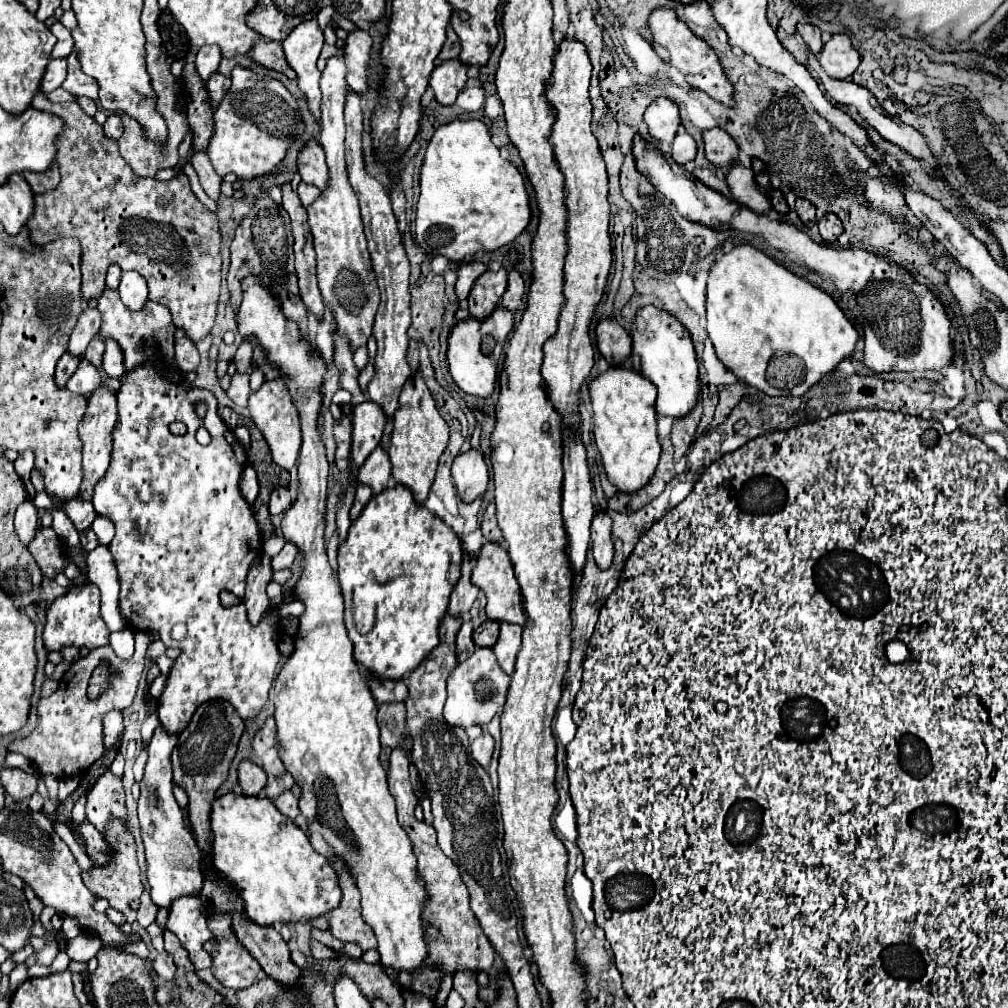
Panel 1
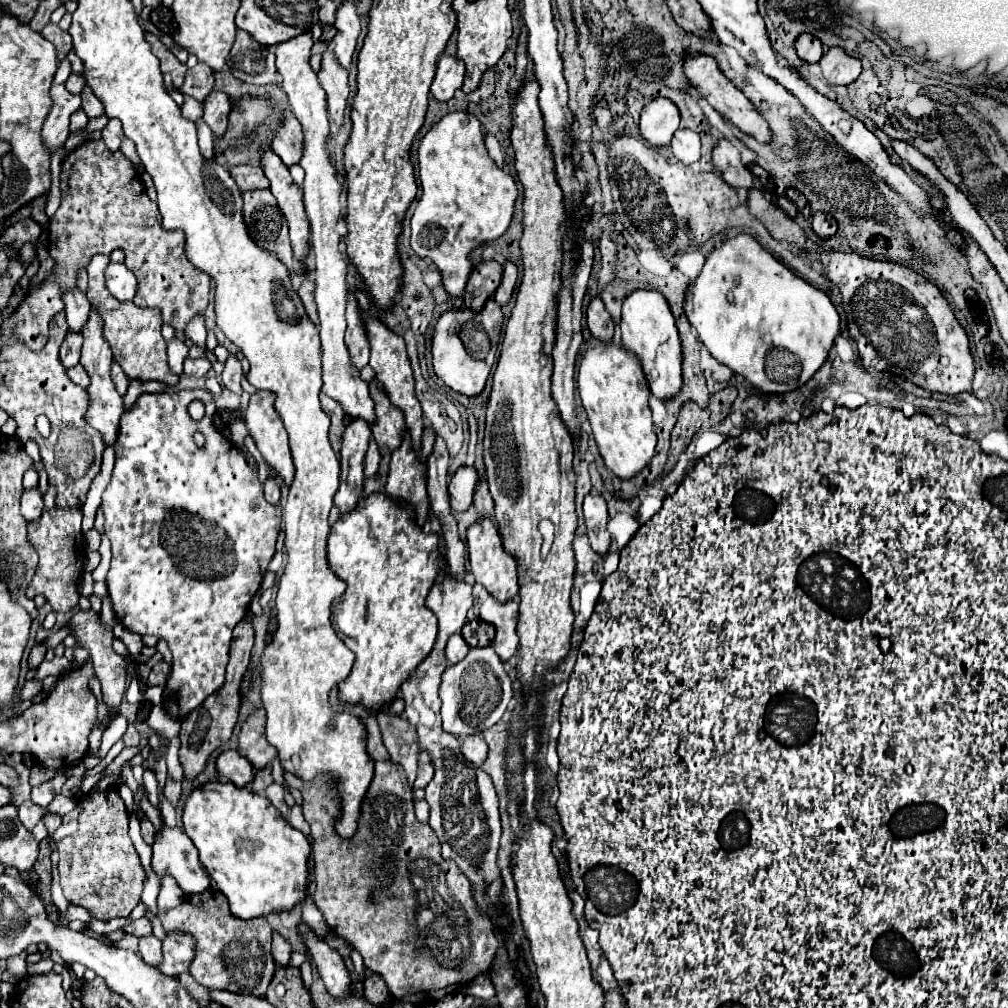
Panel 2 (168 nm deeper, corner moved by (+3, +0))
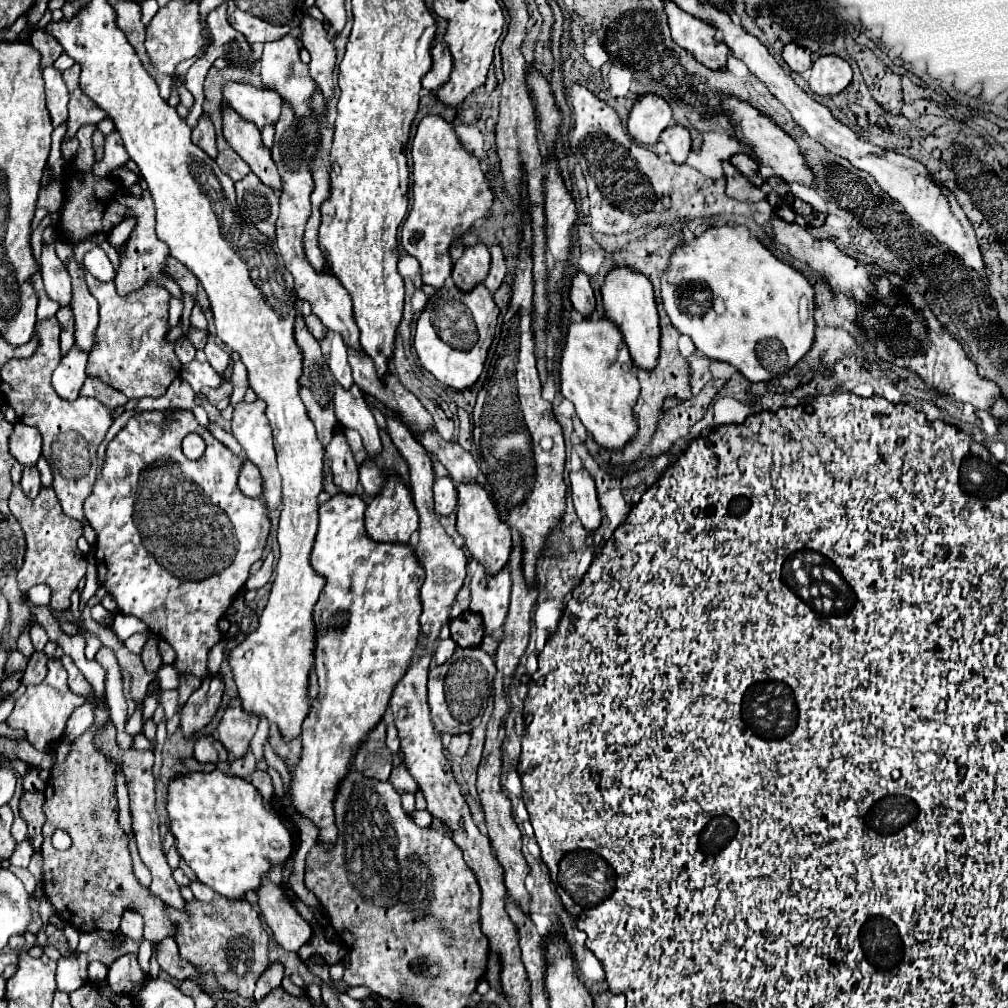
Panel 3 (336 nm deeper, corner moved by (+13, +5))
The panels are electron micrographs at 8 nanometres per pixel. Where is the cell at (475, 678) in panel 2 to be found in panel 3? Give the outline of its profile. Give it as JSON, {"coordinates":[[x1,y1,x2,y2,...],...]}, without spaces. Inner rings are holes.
{"coordinates":[[456,647,454,655,428,673,428,705,432,725,438,733,470,733,480,721,488,699,492,697,492,681,496,675,494,659,482,647]]}

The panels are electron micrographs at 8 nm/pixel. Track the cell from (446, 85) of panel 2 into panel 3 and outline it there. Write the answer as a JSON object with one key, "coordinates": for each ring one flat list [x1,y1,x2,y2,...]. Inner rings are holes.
{"coordinates":[[436,43,432,47,432,69,424,75,422,87,428,91,440,89,452,73,452,55,446,47,446,43]]}

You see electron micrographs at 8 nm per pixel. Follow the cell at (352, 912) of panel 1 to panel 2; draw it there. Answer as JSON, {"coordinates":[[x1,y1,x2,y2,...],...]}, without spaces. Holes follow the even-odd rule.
{"coordinates":[[380,760,374,764,374,778,372,778,372,786,368,786,368,792,364,794,364,800,362,800,362,808,360,808,360,820,358,820,358,830,352,838,340,838,338,832,334,830,334,824,336,824,336,818,340,816,340,804,338,804,338,798,324,798,324,794,320,792,320,782,326,780,326,776,318,776,316,780,300,780,298,776,290,774,290,772,284,772,284,780,290,788,296,788,302,792,302,812,304,812,304,818,306,822,310,824,310,830,312,830,312,854,314,854,314,878,316,878,316,886,314,886,314,902,316,906,322,910,328,926,332,928,332,932,336,932,338,936,342,936,352,948,356,948,362,958,364,958,364,964,368,970,372,970,374,974,382,976,384,982,388,984,390,992,392,992,392,998,394,1000,402,1000,402,1002,412,1002,416,1006,422,1006,422,1004,428,1004,428,1002,434,1002,434,1000,440,1000,444,998,446,994,450,992,456,992,460,990,462,986,466,986,472,978,476,978,478,974,484,974,488,972,492,960,494,960,494,952,498,948,498,940,494,938,494,928,492,928,492,922,488,920,488,916,484,912,480,912,476,900,472,900,472,884,468,884,468,878,464,874,460,874,460,868,456,868,456,864,452,862,446,862,440,854,440,840,438,836,432,832,432,828,428,824,422,824,416,820,414,816,414,796,412,796,412,790,406,782,406,776,404,776,404,770,392,762,392,760]]}

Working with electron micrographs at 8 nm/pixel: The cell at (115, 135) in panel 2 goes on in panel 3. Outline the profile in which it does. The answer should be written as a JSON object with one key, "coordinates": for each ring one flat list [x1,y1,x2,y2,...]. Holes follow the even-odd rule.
{"coordinates":[[112,131,108,137,106,137,106,143,104,143,104,157,102,161,98,163,96,167,96,175,106,175,106,171,116,171,118,167,122,167,124,163,128,161,128,155,126,155,126,149,122,147,122,139,118,135,118,131]]}

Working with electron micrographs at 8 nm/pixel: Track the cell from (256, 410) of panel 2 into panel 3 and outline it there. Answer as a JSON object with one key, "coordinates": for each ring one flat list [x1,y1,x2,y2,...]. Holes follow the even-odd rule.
{"coordinates":[[256,399,252,403,240,401,234,407,234,419,232,419,232,435,236,437,236,441,242,445,246,459,252,461,262,477,264,477,264,495,262,499,268,503,270,509,280,505,280,475,278,475,278,465,276,465,276,453,274,453,274,441,272,441,272,431,270,431,270,423,264,415,266,405,262,403,262,399]]}

